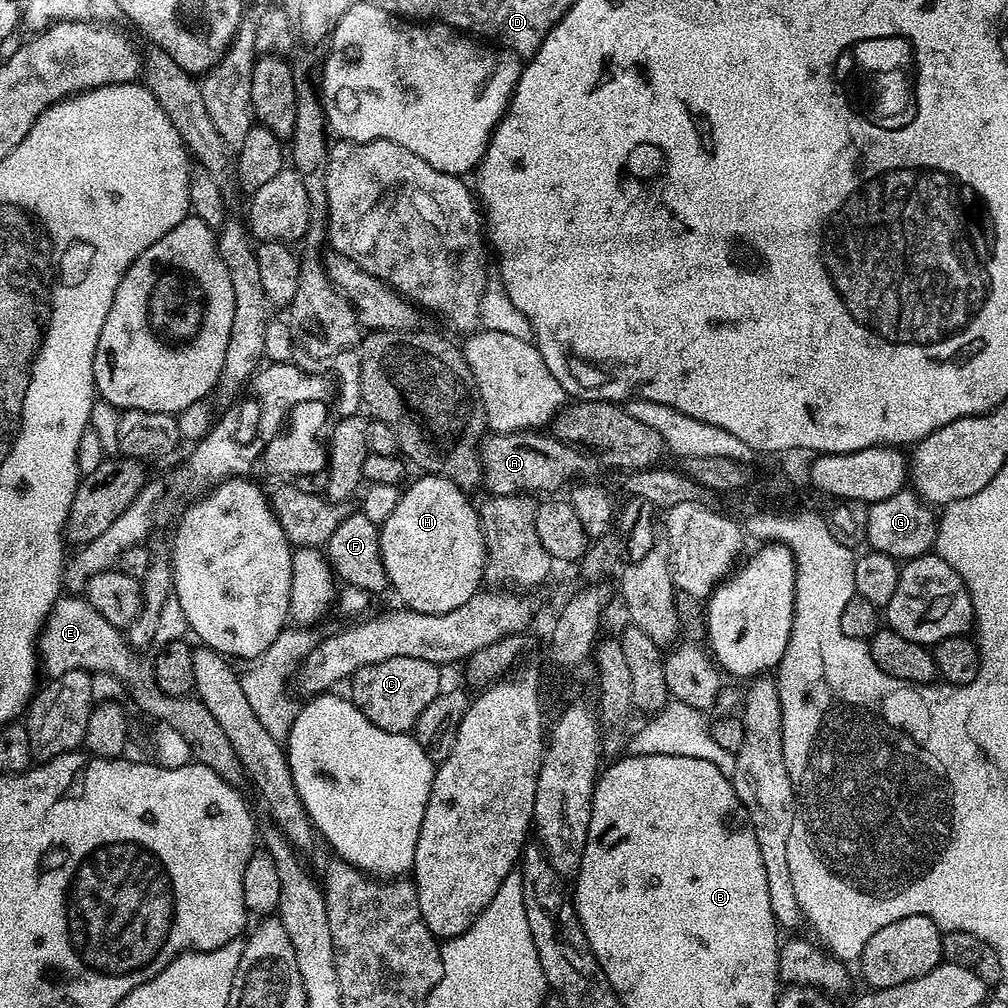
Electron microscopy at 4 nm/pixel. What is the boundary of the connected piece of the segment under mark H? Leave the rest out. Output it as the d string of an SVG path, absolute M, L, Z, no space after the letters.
M424 474L419 478L403 489L394 514L379 525L380 553L391 591L396 591L407 607L414 612L446 614L481 591L486 553L480 513L477 505L464 497L465 489L446 477Z

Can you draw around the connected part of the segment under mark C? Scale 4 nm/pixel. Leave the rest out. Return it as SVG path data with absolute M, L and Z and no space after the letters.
M409 656L374 662L374 666L362 666L362 670L350 677L350 699L362 714L366 714L366 718L370 718L370 722L374 722L374 726L378 726L378 730L411 733L422 710L426 710L442 690L440 672L437 665Z

